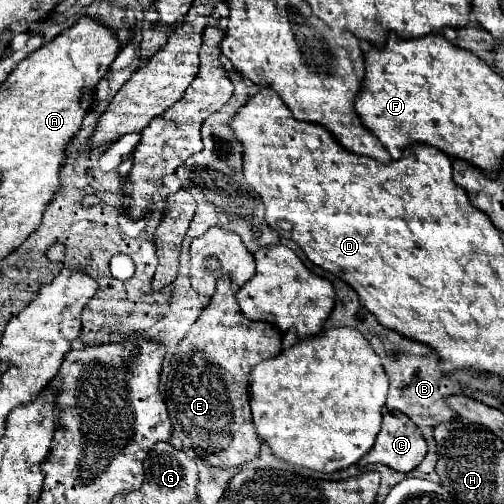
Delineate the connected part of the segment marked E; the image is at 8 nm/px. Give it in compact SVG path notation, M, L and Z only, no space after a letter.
M221 277L217 281L217 291L211 297L211 303L201 311L185 339L177 345L177 351L171 359L171 369L167 373L163 399L167 405L173 431L183 441L185 449L201 453L203 459L215 467L239 467L259 455L261 439L257 437L251 409L249 409L249 373L263 359L275 357L281 353L281 331L265 321L249 321L235 301L231 291L231 279Z

